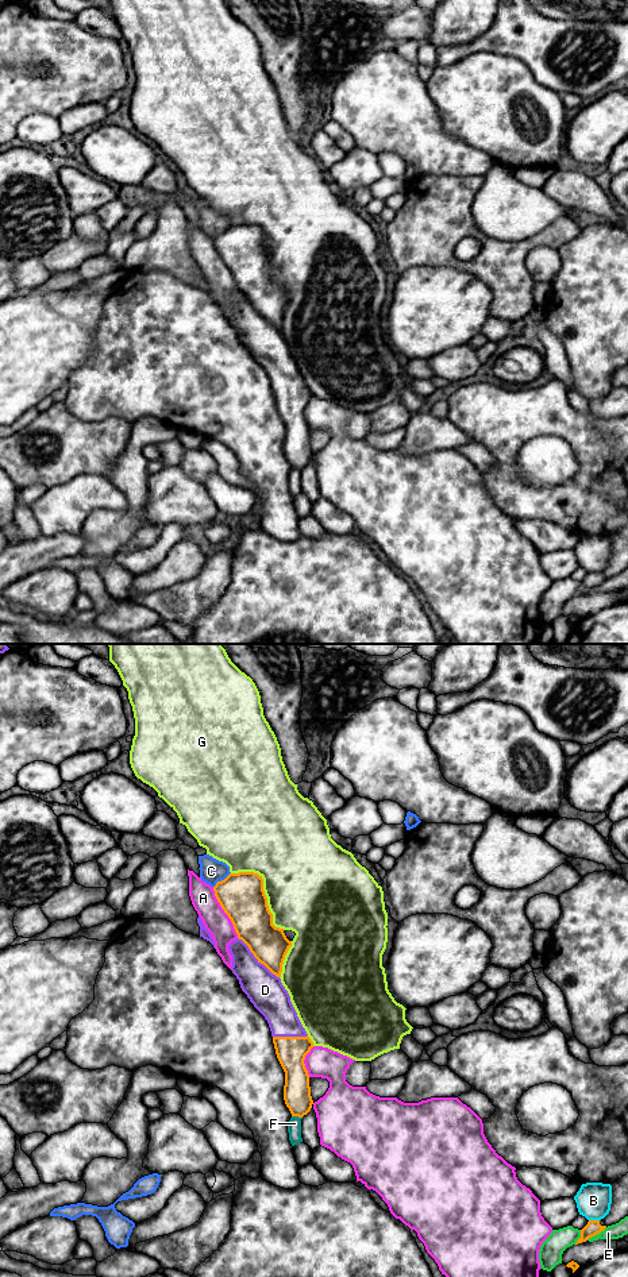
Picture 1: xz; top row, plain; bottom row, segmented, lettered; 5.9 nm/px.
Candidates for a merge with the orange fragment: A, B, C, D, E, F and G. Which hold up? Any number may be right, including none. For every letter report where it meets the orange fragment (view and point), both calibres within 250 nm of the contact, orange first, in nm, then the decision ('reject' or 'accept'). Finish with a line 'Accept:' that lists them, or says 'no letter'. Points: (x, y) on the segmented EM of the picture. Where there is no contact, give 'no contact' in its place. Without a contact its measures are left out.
A: xz (224, 911) | 280/150 nm | reject
B: xz (594, 1220) | 90/220 nm | reject
C: xz (222, 880) | 280/140 nm | reject
D: xz (257, 959) | 240/220 nm | accept
E: xz (596, 1234) | 90/90 nm | reject
F: xz (297, 1115) | 160/80 nm | reject
G: xz (264, 891) | 280/500 nm | reject
Accept: D

